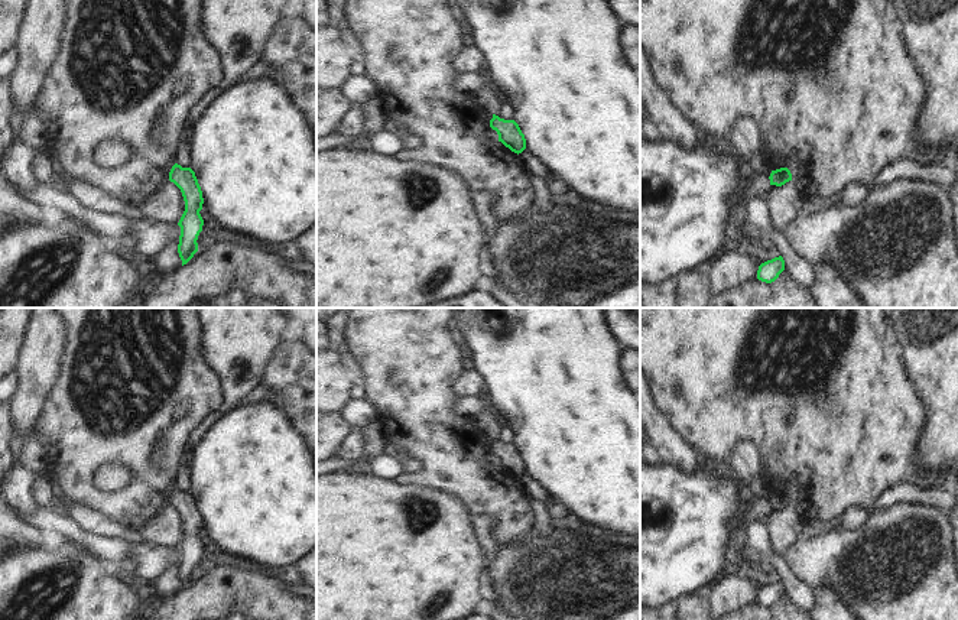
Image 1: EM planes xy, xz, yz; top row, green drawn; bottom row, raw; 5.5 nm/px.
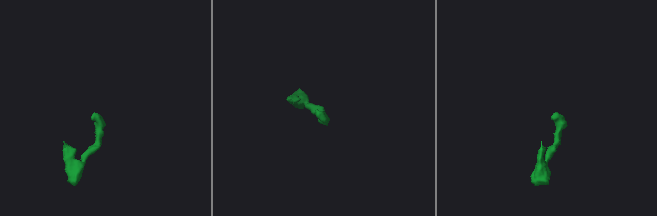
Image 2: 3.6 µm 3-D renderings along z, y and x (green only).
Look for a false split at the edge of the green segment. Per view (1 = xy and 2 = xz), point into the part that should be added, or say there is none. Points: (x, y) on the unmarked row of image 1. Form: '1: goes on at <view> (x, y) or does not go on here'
1: does not go on here
2: does not go on here

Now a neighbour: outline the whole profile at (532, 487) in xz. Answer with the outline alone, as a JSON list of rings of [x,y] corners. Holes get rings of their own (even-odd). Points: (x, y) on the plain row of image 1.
[[[525,473],[522,477],[519,477],[519,483],[522,488],[525,490],[527,497],[536,499],[546,506],[552,507],[553,500],[548,490],[545,490],[539,481],[536,481],[530,474]]]

